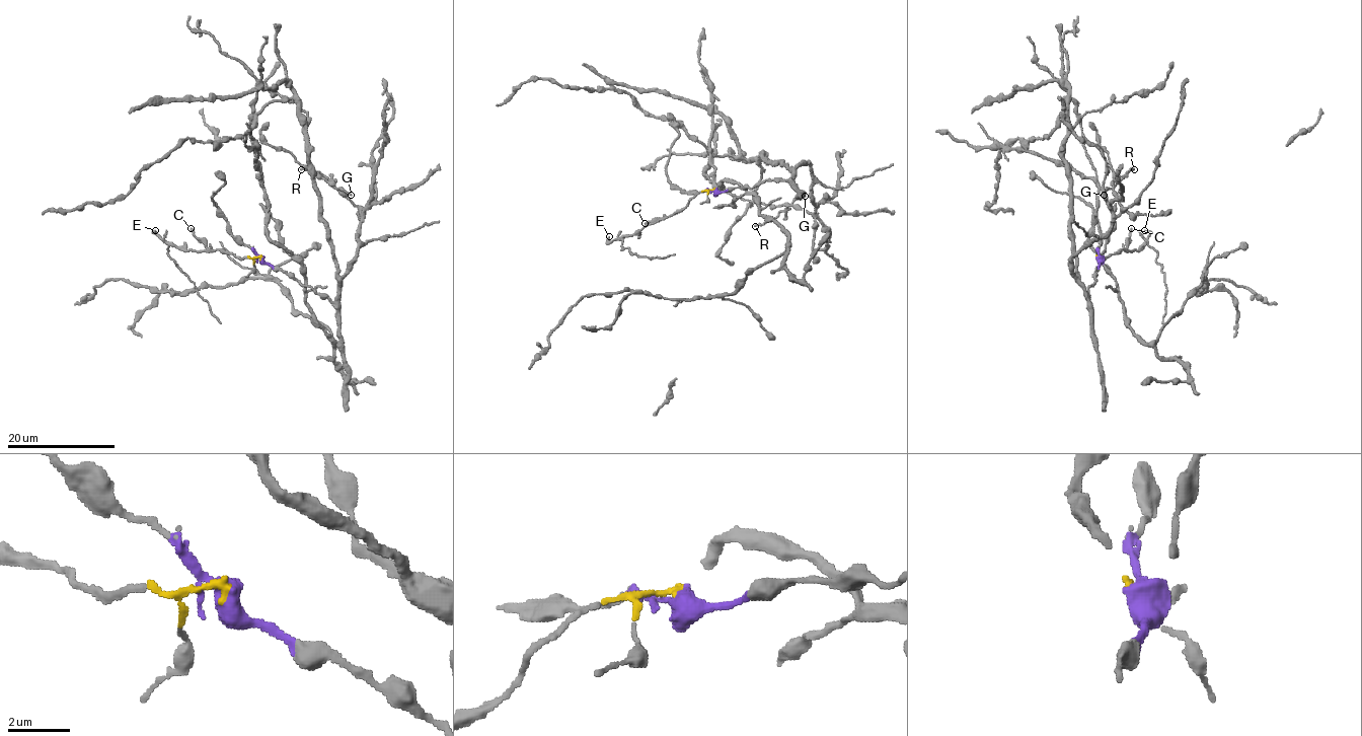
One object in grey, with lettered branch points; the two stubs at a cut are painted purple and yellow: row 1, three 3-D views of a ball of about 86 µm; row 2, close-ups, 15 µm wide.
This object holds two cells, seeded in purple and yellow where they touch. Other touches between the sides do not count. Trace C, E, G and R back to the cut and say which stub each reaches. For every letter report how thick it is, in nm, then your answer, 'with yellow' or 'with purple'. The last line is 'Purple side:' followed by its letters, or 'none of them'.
C: 170 nm thick; with yellow
E: 180 nm thick; with yellow
G: 130 nm thick; with purple
R: 170 nm thick; with purple
Purple side: G, R

